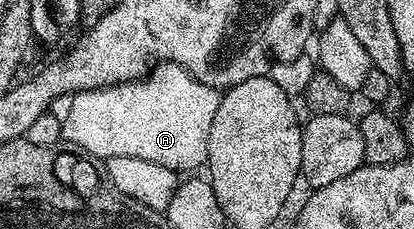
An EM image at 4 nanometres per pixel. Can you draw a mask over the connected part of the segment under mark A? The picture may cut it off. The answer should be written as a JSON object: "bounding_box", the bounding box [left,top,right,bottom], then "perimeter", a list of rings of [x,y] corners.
{"bounding_box":[60,72,220,171],"perimeter":[[[185,72],[182,77],[181,87],[172,85],[166,81],[162,85],[162,81],[155,75],[147,76],[140,81],[129,81],[127,85],[112,85],[109,89],[93,89],[88,93],[75,93],[69,98],[70,106],[66,109],[66,118],[61,118],[60,133],[71,141],[75,150],[81,151],[83,154],[89,155],[94,159],[105,159],[108,157],[127,157],[128,159],[146,159],[148,163],[160,163],[160,167],[168,167],[175,171],[183,171],[182,169],[194,169],[190,171],[198,171],[207,164],[206,152],[208,151],[208,135],[212,128],[212,121],[216,116],[218,102],[220,100],[219,90],[208,87],[204,83],[200,83],[190,73]]]}

